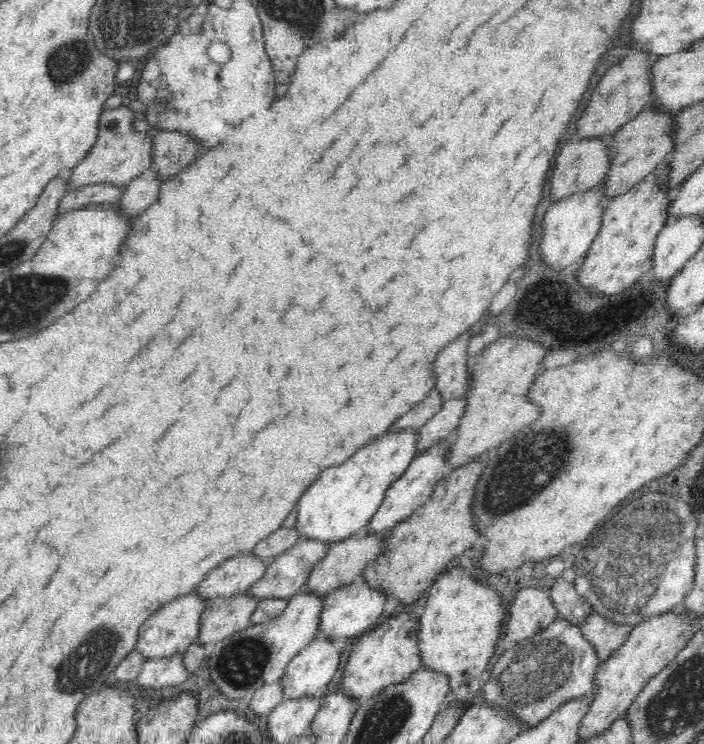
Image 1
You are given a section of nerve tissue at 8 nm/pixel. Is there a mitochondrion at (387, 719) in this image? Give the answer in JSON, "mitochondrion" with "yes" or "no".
{"mitochondrion":"yes"}

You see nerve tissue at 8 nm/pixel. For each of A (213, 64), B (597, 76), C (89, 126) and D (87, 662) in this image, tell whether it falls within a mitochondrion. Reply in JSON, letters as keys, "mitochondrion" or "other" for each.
{"A":"other","B":"other","C":"other","D":"mitochondrion"}

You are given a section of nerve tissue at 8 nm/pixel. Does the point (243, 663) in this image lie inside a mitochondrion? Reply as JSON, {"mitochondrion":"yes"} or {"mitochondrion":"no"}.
{"mitochondrion":"yes"}

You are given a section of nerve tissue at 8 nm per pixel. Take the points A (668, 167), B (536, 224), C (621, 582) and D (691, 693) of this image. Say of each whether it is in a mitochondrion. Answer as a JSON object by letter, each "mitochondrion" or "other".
{"A":"other","B":"other","C":"mitochondrion","D":"mitochondrion"}

